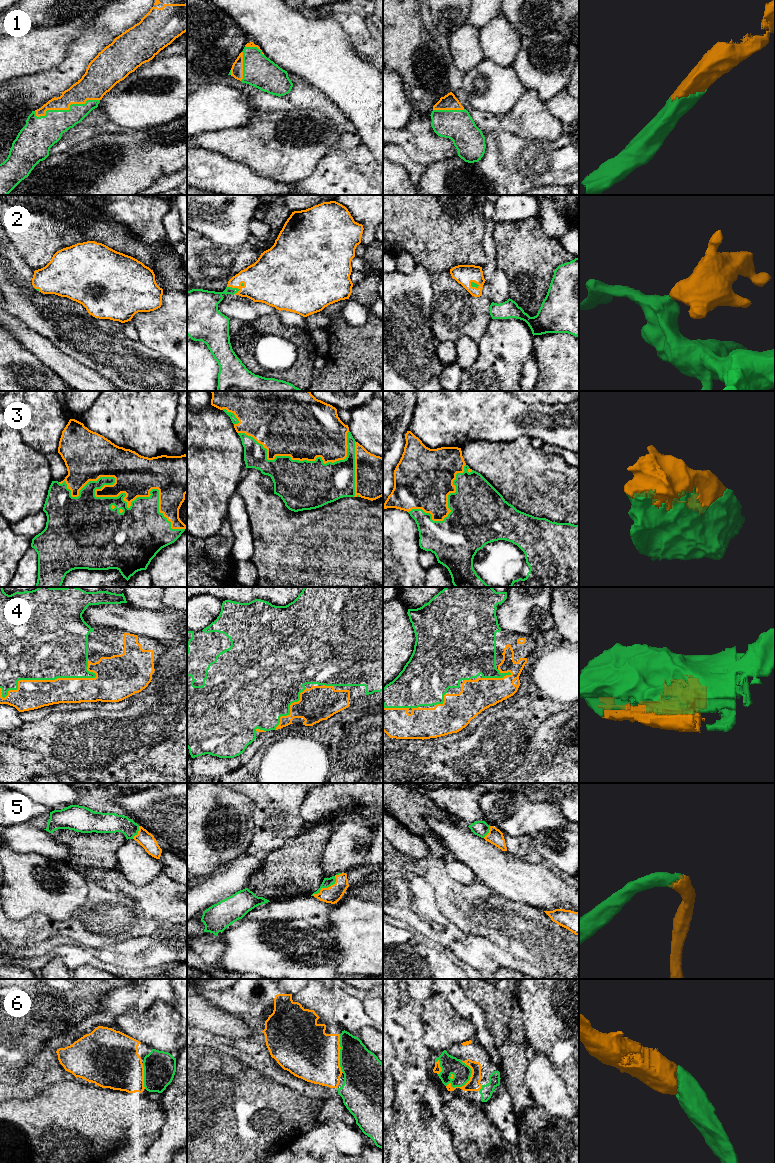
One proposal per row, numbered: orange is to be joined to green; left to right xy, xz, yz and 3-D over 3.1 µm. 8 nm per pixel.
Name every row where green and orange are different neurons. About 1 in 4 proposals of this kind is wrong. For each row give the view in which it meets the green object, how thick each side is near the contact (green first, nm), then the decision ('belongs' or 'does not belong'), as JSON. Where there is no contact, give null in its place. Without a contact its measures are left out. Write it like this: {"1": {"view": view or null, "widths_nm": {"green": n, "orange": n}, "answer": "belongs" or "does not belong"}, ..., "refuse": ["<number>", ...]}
{"1": {"view": "xy", "widths_nm": {"green": 260, "orange": 190}, "answer": "belongs"}, "2": {"view": "xz", "widths_nm": {"green": 180, "orange": 340}, "answer": "belongs"}, "3": {"view": "xy", "widths_nm": {"green": 380, "orange": 320}, "answer": "belongs"}, "4": {"view": "xy", "widths_nm": {"green": 500, "orange": 240}, "answer": "belongs"}, "5": {"view": "xz", "widths_nm": {"green": 80, "orange": 140}, "answer": "belongs"}, "6": {"view": "yz", "widths_nm": {"green": 140, "orange": 100}, "answer": "belongs"}, "refuse": []}

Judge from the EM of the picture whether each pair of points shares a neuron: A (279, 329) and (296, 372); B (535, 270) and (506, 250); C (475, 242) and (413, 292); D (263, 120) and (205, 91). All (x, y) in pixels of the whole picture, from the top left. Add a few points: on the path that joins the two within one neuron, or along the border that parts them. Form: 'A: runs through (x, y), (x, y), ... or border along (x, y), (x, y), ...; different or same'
A: runs through (291, 335), (302, 346), (302, 360); same
B: runs through (528, 263), (513, 250); same
C: border along (416, 263), (423, 266), (430, 275); different
D: border along (258, 113), (247, 124), (235, 128); different

